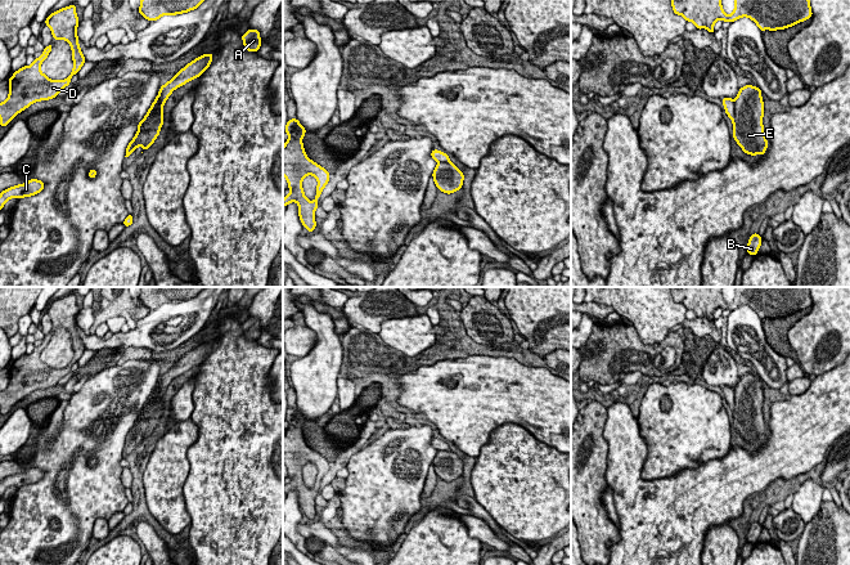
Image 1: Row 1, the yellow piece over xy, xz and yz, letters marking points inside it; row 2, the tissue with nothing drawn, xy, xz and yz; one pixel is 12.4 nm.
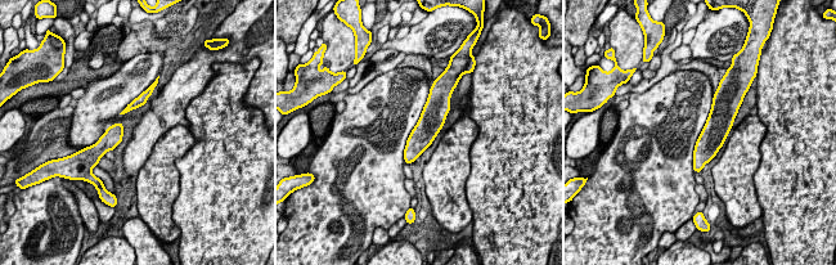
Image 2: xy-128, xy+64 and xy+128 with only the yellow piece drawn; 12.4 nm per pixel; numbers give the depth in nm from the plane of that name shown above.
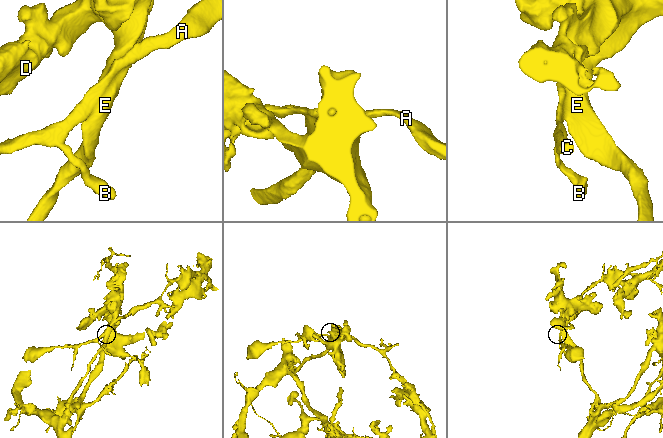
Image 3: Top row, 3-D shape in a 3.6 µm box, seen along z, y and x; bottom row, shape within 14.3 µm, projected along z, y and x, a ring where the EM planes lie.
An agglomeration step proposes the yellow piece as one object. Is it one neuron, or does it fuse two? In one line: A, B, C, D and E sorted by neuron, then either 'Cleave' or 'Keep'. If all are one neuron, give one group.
Groups: A B C / D E. Cleave

